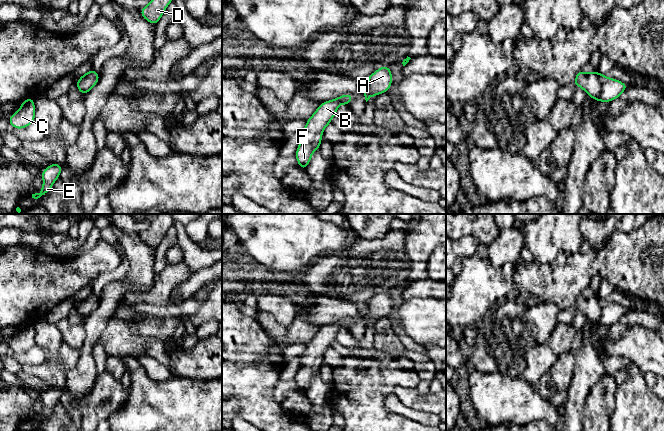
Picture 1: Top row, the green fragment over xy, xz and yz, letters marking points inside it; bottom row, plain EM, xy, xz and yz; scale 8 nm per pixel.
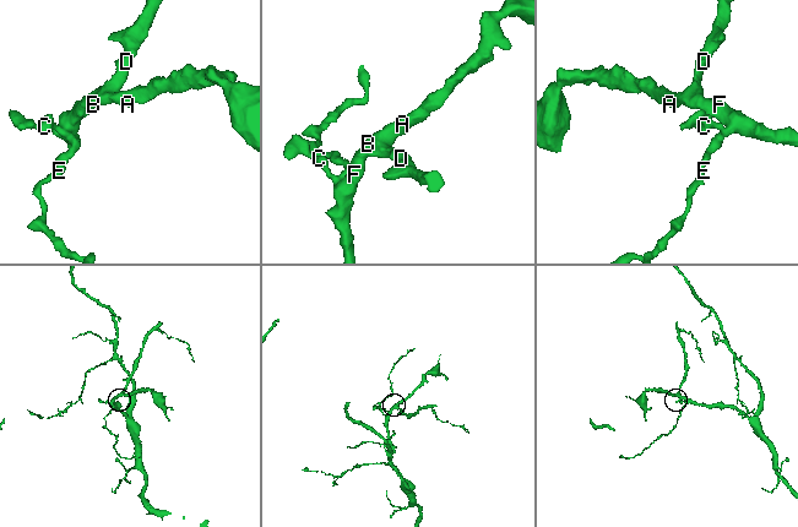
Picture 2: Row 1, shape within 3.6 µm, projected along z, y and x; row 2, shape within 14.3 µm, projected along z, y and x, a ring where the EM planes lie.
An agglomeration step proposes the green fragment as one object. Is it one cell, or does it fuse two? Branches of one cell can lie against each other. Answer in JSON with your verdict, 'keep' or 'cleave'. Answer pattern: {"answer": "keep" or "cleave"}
{"answer": "keep"}

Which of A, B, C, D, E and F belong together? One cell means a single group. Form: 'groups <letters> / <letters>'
groups A B C D E F

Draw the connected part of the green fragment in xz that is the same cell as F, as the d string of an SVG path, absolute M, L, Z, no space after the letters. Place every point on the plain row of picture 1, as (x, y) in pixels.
M348 317L320 327L313 339L306 344L305 353L300 356L301 364L295 376L300 393L305 395L312 383L312 377L320 372L323 355L336 340L338 330L340 328L349 330L353 322L354 319Z

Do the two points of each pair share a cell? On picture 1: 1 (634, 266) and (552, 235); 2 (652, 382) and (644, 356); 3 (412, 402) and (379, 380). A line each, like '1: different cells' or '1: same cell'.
1: different cells
2: different cells
3: different cells

